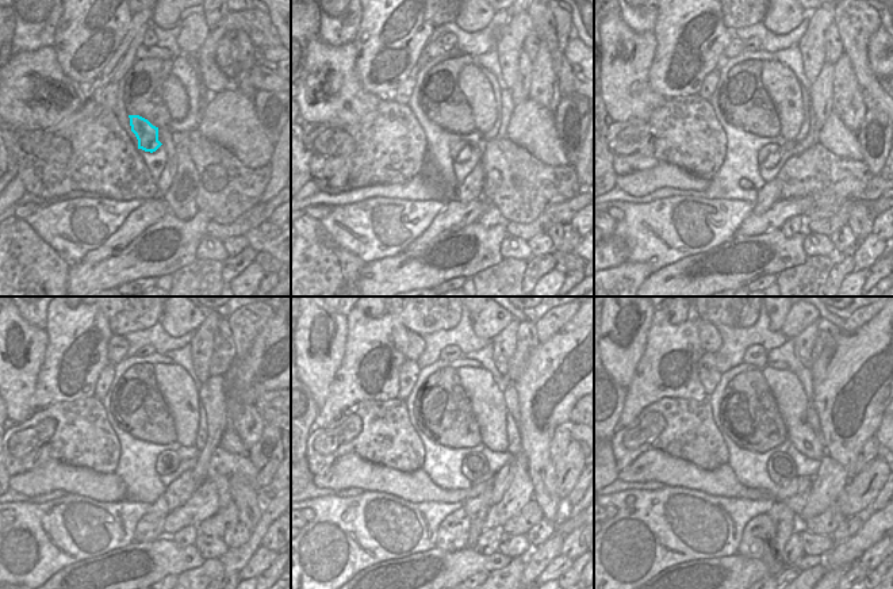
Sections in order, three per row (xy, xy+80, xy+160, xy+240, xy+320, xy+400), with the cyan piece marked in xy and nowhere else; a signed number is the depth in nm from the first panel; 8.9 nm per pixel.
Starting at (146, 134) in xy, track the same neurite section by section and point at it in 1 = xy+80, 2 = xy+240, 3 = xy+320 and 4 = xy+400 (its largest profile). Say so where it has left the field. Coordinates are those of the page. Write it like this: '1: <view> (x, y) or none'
1: xy+80 (460, 150)
2: xy+240 (168, 462)
3: xy+320 (474, 466)
4: xy+400 (781, 467)

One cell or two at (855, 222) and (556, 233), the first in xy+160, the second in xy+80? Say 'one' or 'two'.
one

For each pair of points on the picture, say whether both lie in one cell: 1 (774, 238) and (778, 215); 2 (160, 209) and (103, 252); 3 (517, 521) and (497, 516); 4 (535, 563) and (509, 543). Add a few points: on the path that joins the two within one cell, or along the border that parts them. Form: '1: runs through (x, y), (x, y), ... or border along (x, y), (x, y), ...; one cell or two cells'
1: border along (780, 228), (744, 236); two cells
2: runs through (146, 214), (117, 241); one cell
3: border along (532, 498), (499, 530); two cells
4: border along (532, 549), (525, 557); two cells

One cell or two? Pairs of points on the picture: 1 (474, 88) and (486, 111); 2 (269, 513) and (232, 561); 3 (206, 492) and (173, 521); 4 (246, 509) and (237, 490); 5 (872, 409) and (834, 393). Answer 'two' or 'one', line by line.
1: one
2: one
3: one
4: one
5: one

